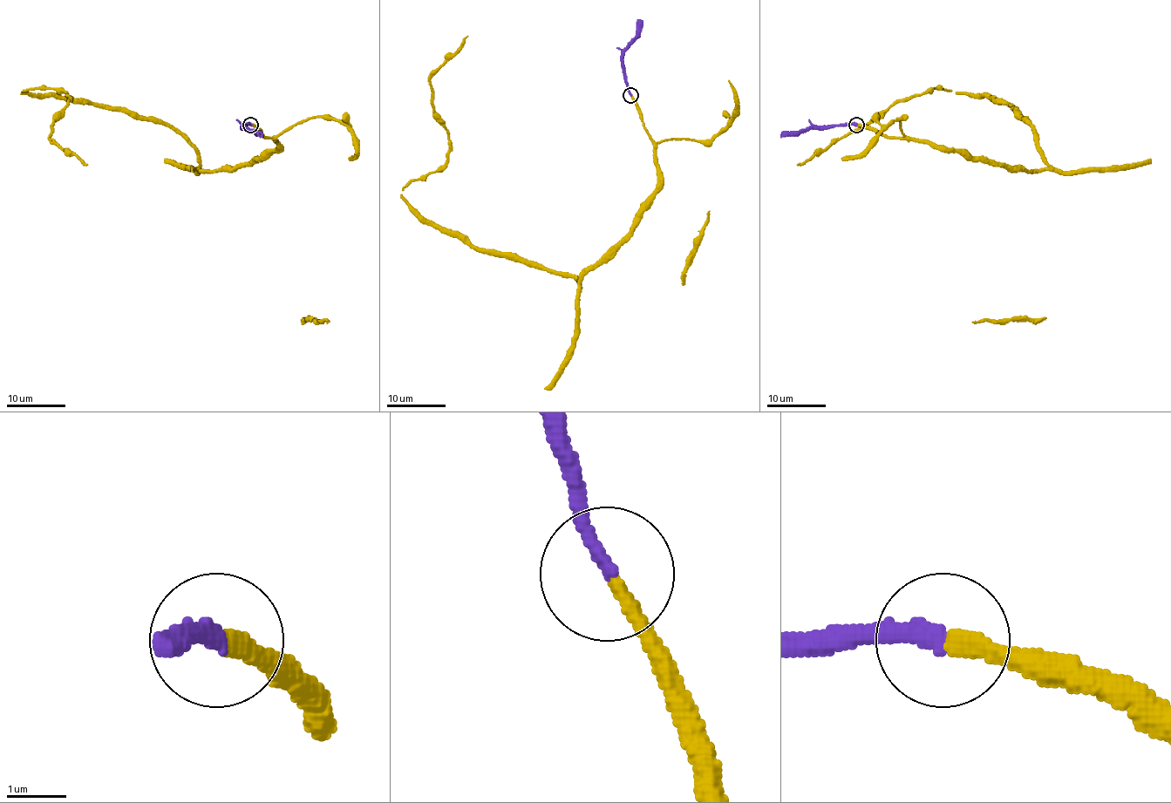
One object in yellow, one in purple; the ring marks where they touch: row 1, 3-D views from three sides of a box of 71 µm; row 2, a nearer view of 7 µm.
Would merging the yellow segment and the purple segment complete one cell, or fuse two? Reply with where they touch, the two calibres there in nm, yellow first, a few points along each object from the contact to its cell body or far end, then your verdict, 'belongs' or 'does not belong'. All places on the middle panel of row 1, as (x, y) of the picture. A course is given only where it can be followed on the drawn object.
place (630, 95); calibres 280 and 280 nm; course yellow (632, 95), (654, 146), (656, 193), (580, 286), (468, 246), (402, 195), (446, 161), (430, 77), (467, 36); course purple (630, 95), (622, 65), (622, 49), (636, 36), (636, 23), (641, 19); belongs

